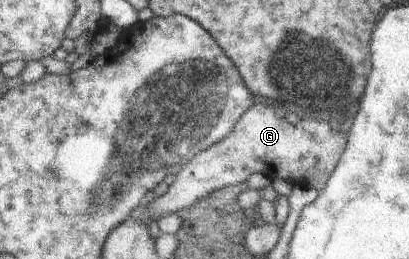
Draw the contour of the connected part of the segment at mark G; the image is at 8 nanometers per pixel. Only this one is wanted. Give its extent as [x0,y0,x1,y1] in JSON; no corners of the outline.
[138,103,348,227]

